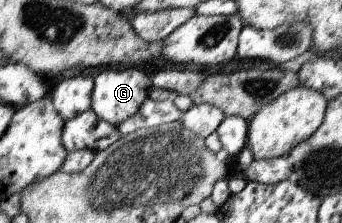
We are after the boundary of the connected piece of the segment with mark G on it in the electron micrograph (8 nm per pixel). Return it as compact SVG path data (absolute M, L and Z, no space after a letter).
M115 67L100 68L94 75L93 93L91 93L91 109L95 115L110 123L119 125L127 117L135 115L145 103L151 88L151 78L147 77L141 69L137 67L125 67L125 69L115 69Z

